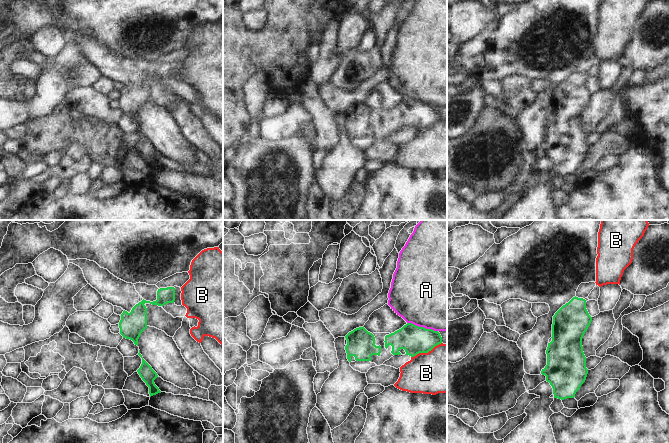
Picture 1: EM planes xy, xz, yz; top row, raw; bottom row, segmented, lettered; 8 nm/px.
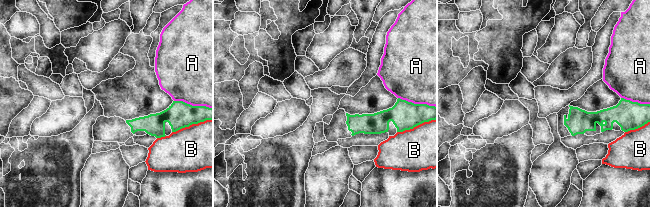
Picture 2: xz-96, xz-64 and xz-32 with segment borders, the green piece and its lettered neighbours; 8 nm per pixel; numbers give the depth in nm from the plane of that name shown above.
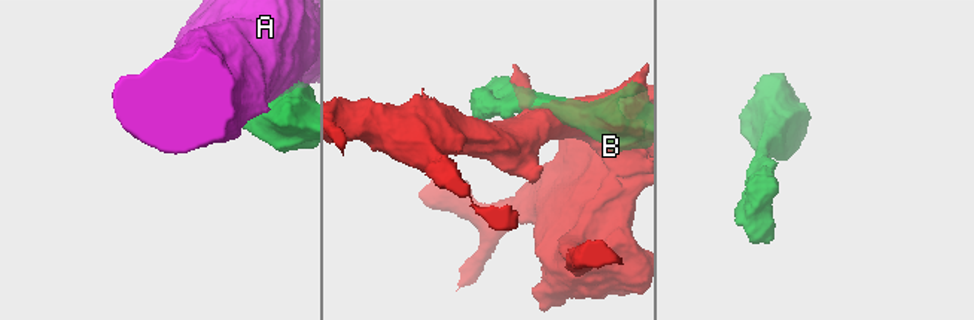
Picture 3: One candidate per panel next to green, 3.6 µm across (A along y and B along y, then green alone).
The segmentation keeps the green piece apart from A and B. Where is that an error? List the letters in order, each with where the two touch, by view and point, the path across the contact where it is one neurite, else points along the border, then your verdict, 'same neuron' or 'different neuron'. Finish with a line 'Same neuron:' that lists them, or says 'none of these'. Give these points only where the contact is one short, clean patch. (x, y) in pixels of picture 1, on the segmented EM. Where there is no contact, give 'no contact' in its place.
A: meets green in xz at (422, 327); different neuron
B: meets green in xz at (426, 352); different neuron
Same neuron: none of these

